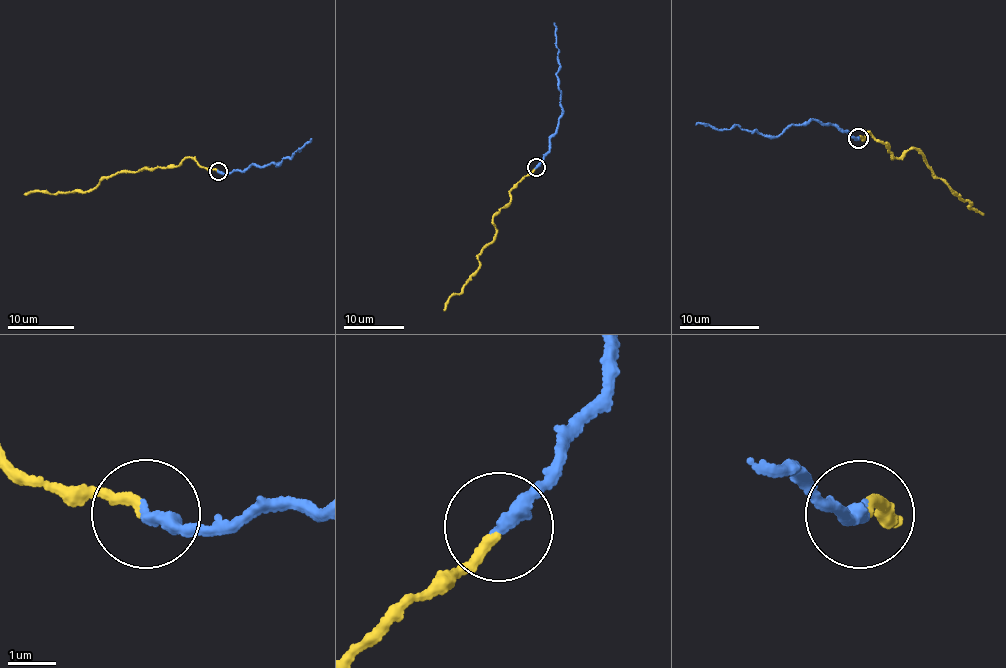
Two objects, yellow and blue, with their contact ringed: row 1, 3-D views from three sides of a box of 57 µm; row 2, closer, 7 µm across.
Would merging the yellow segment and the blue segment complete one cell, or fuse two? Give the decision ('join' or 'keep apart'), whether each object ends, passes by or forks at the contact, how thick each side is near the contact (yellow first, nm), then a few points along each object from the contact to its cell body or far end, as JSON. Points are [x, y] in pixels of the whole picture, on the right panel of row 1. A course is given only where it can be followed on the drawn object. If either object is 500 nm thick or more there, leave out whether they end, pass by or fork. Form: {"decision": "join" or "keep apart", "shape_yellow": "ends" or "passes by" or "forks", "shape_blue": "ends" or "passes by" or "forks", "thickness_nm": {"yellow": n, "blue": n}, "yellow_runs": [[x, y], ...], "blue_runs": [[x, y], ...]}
{"decision": "join", "shape_yellow": "ends", "shape_blue": "ends", "thickness_nm": {"yellow": 200, "blue": 300}, "yellow_runs": [[859, 138], [868, 133], [885, 143], [895, 157], [911, 149], [922, 151], [934, 176], [944, 179], [983, 215]], "blue_runs": [[858, 138], [810, 118], [792, 125], [775, 137], [734, 124], [721, 130], [701, 122], [696, 125]]}

